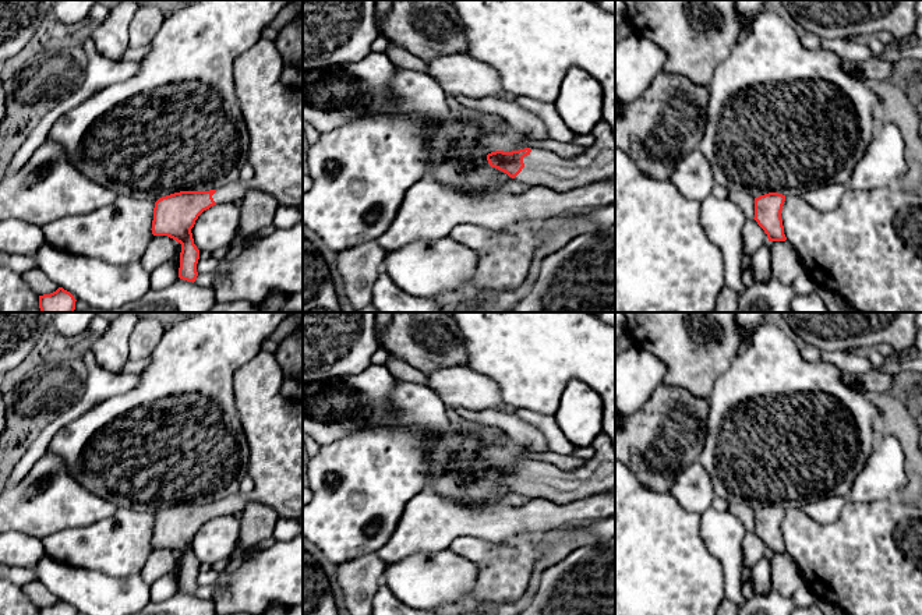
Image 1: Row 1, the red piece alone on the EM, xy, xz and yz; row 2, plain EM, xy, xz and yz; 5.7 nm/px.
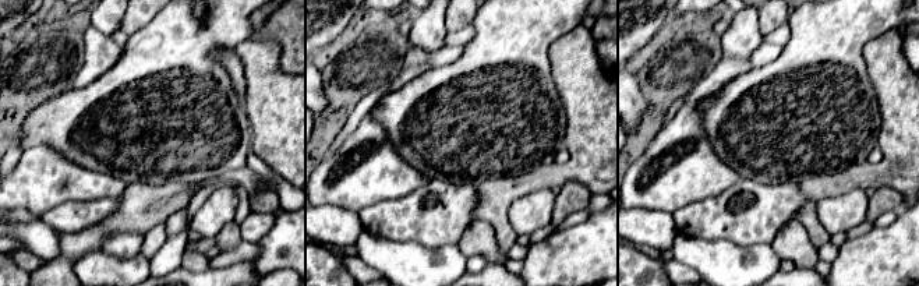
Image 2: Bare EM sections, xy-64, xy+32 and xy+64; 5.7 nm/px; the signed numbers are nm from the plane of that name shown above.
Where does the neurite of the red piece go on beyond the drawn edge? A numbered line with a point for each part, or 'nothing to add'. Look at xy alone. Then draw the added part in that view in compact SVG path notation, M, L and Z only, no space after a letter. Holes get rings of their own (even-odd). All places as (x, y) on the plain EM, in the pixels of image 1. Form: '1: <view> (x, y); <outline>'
1: xy (272, 424); M261 350L234 374L234 400L248 443L248 476L254 481L250 494L234 494L216 501L216 516L240 517L248 502L259 502L275 510L278 519L303 516L303 400L287 399L280 392L282 371L272 350Z

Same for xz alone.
1: xz (543, 480); M600 432L590 445L594 456L576 470L564 471L540 459L523 470L524 480L513 491L529 499L568 503L615 491L615 449L607 434Z

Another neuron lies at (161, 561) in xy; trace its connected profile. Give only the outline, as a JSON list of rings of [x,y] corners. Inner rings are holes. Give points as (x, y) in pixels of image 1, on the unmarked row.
[[[153,548],[144,565],[139,576],[148,583],[155,583],[159,577],[176,575],[180,580],[180,569],[177,568],[177,554],[167,548]]]

